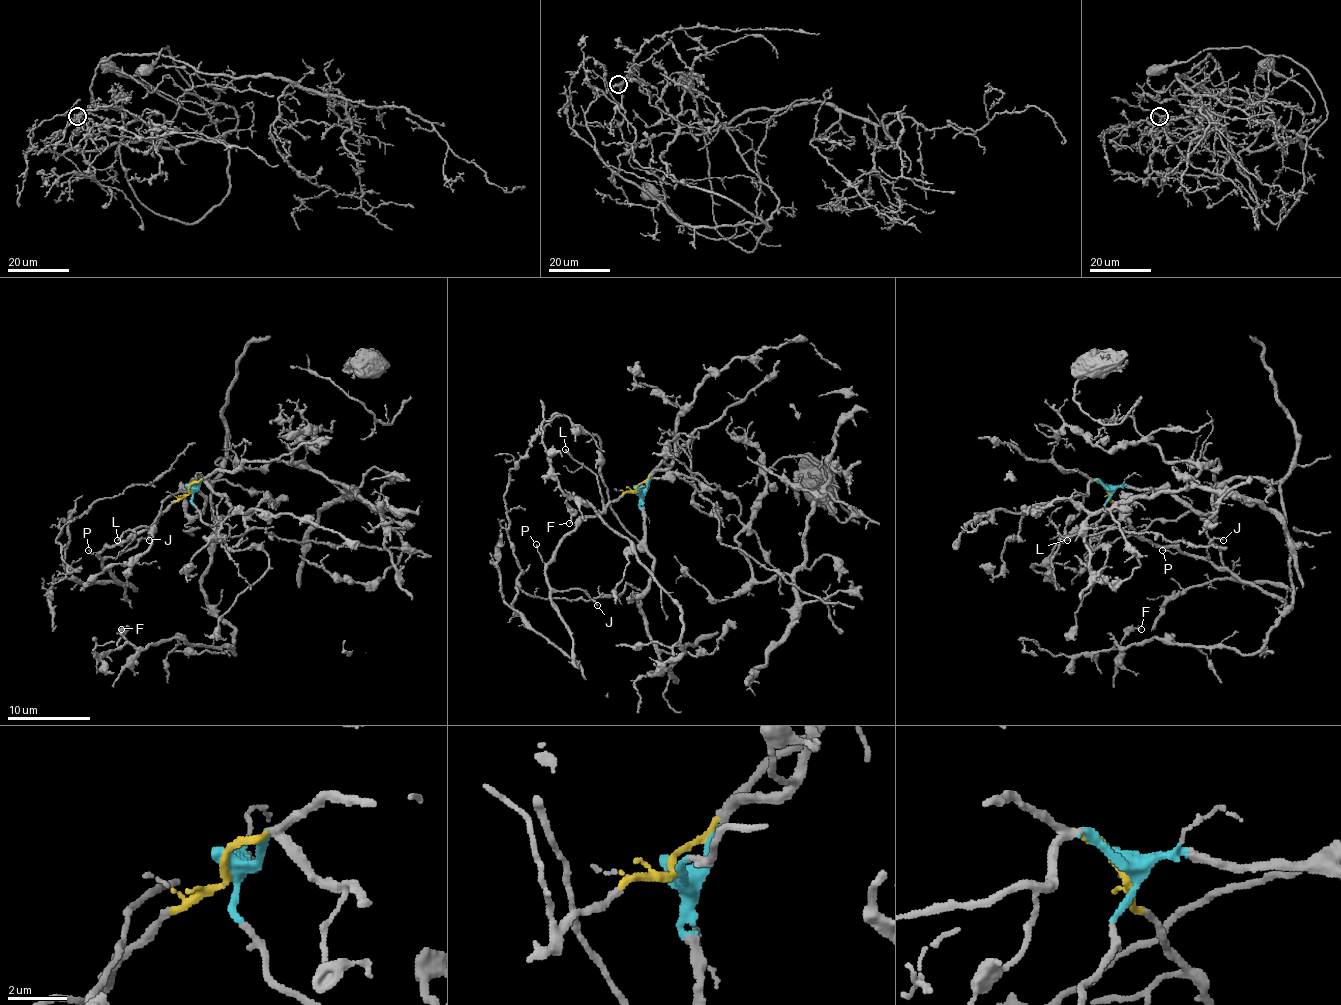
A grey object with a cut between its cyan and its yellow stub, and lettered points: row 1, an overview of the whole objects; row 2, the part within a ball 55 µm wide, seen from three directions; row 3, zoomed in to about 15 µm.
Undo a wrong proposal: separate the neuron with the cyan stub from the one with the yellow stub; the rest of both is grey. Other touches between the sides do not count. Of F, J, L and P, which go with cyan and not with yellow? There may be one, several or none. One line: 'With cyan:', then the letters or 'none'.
With cyan: F

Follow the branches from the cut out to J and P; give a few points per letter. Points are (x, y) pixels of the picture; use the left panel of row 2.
J: (189, 489), (150, 527), (98, 554), (117, 558), (141, 539), (150, 539)
P: (189, 489), (150, 527), (92, 554), (88, 549)

